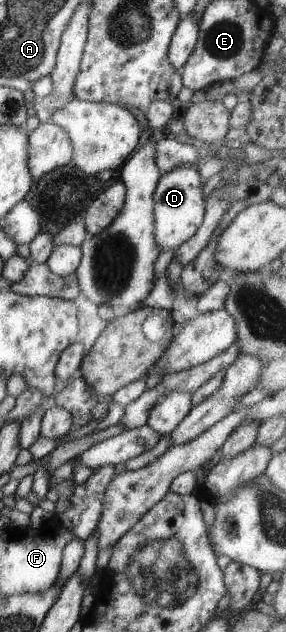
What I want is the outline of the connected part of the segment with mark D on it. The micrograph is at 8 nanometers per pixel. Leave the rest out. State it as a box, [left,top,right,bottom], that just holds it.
[152,164,204,250]

